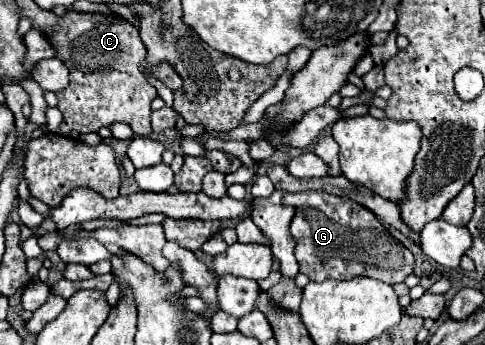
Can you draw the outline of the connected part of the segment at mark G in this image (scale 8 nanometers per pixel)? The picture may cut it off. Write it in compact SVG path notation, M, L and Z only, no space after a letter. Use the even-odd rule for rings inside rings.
M326 191L286 193L286 205L296 209L290 231L296 239L296 259L300 273L312 281L352 279L358 275L374 277L384 283L402 283L414 271L414 255L378 223L376 215L366 207L346 197L336 197Z

